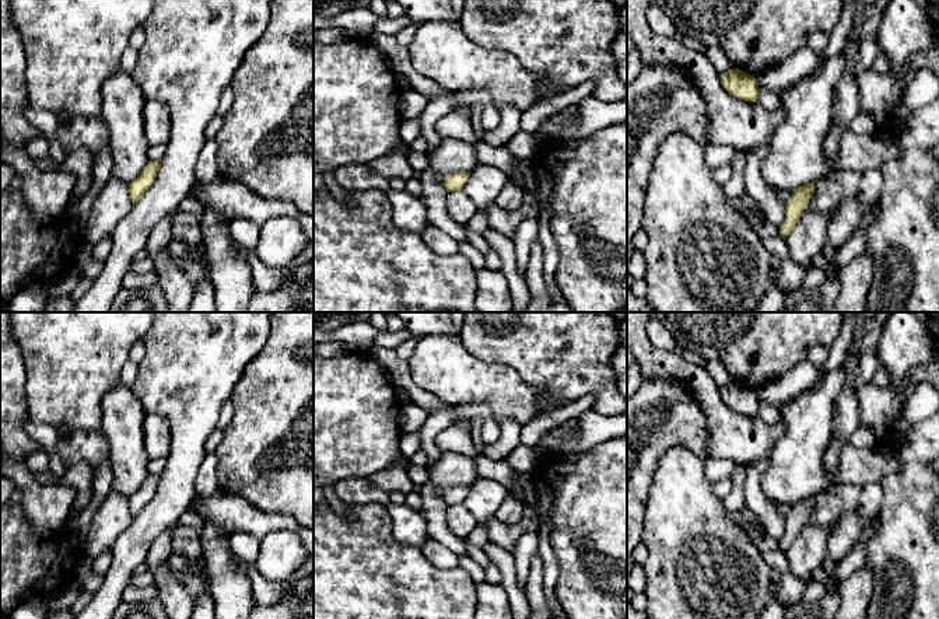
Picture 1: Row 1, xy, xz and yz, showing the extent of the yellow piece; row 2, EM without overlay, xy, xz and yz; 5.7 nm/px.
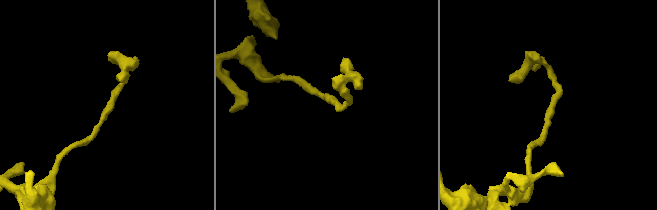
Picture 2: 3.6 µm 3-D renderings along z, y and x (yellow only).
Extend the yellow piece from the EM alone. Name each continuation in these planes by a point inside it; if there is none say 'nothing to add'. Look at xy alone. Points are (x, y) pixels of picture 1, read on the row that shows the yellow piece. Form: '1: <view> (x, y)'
nothing to add

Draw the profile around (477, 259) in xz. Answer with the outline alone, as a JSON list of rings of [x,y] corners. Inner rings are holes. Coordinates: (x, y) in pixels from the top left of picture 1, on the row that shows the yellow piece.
[[[465,241],[459,244],[459,253],[465,256],[474,270],[486,267],[486,256],[470,242]]]

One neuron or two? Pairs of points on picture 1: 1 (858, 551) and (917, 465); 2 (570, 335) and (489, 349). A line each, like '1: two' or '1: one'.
1: two
2: one

